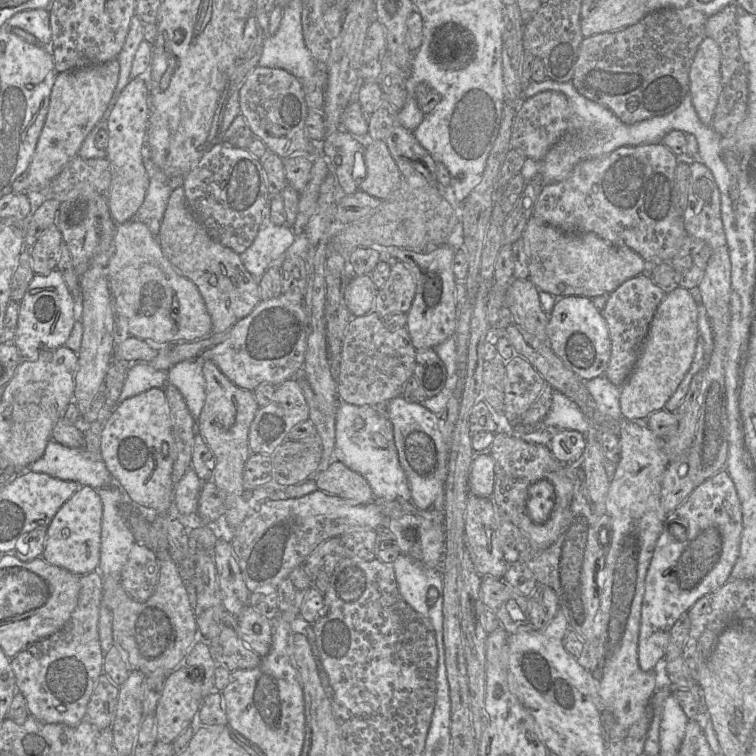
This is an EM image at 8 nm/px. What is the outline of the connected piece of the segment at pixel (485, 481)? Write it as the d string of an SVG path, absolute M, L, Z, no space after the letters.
M489 451L475 452L468 476L469 492L479 497L492 498L494 482L493 457Z

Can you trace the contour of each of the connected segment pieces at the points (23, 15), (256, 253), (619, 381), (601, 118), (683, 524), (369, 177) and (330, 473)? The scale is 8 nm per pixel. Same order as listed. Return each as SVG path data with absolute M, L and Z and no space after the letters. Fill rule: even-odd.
M27 9L10 17L6 26L17 27L32 34L43 46L51 43L51 28L47 9Z
M270 205L264 209L259 231L252 244L242 253L244 267L259 279L271 265L278 265L288 248L296 240L296 234L287 224L276 225L270 216Z
M640 274L626 280L608 295L601 311L611 340L610 359L604 375L615 386L622 387L633 371L652 318L666 294L667 291L655 284L648 275Z
M547 78L542 82L534 82L531 81L528 86L524 89L523 96L524 98L531 98L534 95L543 92L543 91L556 91L561 92L567 96L570 101L572 110L573 110L573 123L571 129L565 133L561 139L550 148L550 150L546 153L546 155L540 160L533 160L531 158L526 158L524 165L521 169L521 175L525 179L526 183L533 179L535 176L540 176L543 182L543 185L554 184L566 179L569 174L572 172L574 167L582 160L586 159L596 159L603 156L606 156L613 152L614 150L620 148L622 143L632 143L639 141L622 141L624 140L625 133L623 131L639 131L639 130L626 130L626 128L622 127L618 121L617 117L608 109L593 102L586 97L578 96L570 85L560 86L554 84L554 81Z
M726 469L699 484L679 507L667 515L645 579L638 640L638 661L643 671L660 668L664 662L670 632L678 618L701 597L718 590L729 581L739 556L742 529L740 500Z
M366 139L363 158L366 177L360 183L359 190L379 200L388 198L404 178L390 154L386 142Z
M336 459L317 476L315 482L319 490L352 503L366 504L375 498L368 481Z

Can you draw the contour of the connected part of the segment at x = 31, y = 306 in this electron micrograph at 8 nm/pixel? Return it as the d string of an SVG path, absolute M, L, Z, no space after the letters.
M58 270L34 275L24 297L19 302L18 323L13 340L22 360L34 361L43 350L64 346L73 328L74 300Z

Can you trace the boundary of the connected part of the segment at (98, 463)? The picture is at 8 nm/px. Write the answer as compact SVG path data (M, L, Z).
M104 403L103 407L99 411L98 418L92 423L83 426L86 440L85 446L82 448L70 448L51 438L47 443L42 457L29 465L26 470L46 473L62 480L75 481L81 486L88 485L94 489L119 485L119 483L113 478L102 458L100 444L101 432L114 408L115 407L108 407Z

